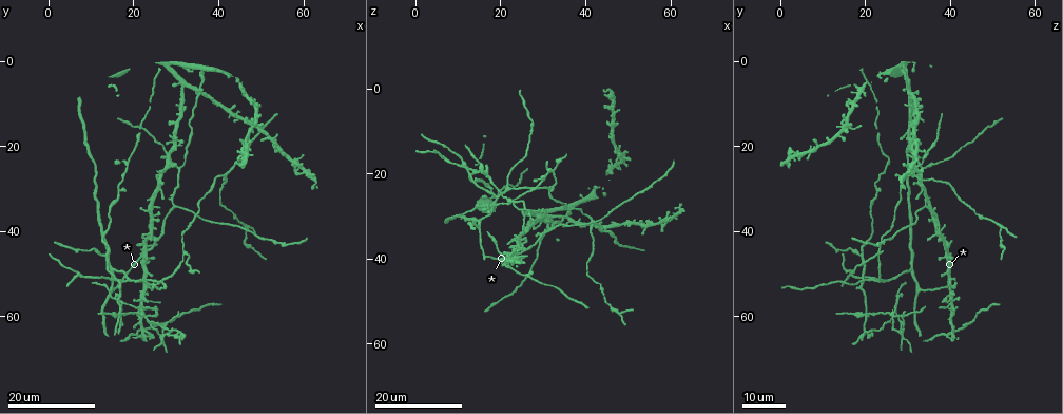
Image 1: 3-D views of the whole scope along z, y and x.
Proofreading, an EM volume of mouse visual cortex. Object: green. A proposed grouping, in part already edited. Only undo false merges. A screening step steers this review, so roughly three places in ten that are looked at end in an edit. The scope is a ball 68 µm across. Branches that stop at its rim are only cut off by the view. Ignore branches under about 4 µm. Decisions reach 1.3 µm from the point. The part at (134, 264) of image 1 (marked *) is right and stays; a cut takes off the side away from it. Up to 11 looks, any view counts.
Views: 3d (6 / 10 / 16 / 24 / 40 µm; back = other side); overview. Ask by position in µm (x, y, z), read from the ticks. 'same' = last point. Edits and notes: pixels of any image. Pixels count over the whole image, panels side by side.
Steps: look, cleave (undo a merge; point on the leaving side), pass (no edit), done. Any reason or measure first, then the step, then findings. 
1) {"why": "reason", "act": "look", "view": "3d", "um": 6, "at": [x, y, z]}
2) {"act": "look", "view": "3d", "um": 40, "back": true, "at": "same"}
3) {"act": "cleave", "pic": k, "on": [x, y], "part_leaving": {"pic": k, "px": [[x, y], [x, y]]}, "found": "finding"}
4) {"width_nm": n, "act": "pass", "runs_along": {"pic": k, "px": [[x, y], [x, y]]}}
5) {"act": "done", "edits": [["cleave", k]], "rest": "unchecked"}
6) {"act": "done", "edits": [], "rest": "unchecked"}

{"why": "calibre changes", "act": "look", "view": "3d", "um": 16, "at": [44.0, 36.5, 47.5]}

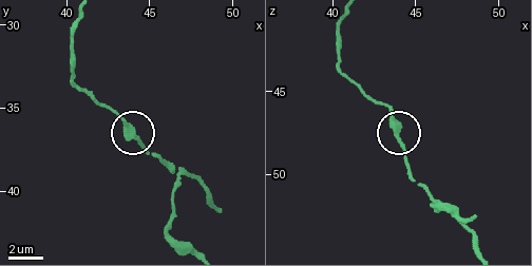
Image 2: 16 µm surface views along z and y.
{"why": "zoom in", "act": "look", "view": "3d", "um": 6, "at": "same"}

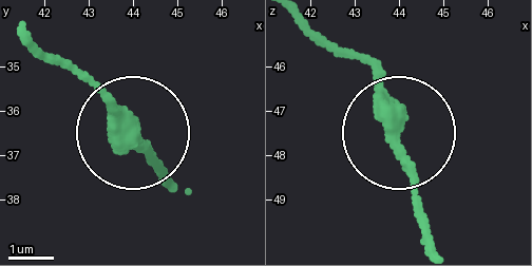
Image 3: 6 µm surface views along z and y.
{"act": "pass", "runs_along": {"pic": 3, "px": [[26, 35], [158, 168]]}, "found": "continuous, no second cell"}

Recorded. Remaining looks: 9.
{"why": "four or more arms meet", "act": "look", "view": "3d", "um": 24, "at": [17.0, 60.0, 20.5]}

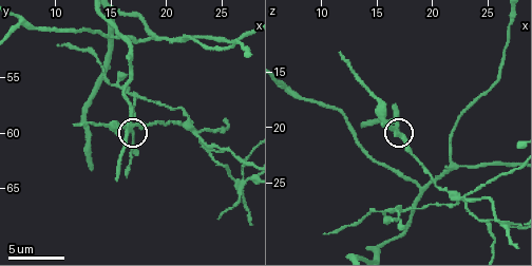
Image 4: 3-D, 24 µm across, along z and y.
{"act": "look", "view": "3d", "um": 10, "at": [17.0, 59.6, 20.8]}

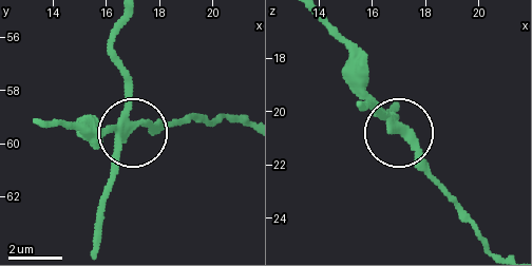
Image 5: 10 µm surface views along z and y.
{"width_nm": 260, "act": "cleave", "pic": 5, "on": [149, 126], "part_leaving": {"pic": 5, "px": [[121, 127], [242, 120]]}, "found": "a second cell is stuck on"}

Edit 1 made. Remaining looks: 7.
{"act": "look", "view": "overview"}

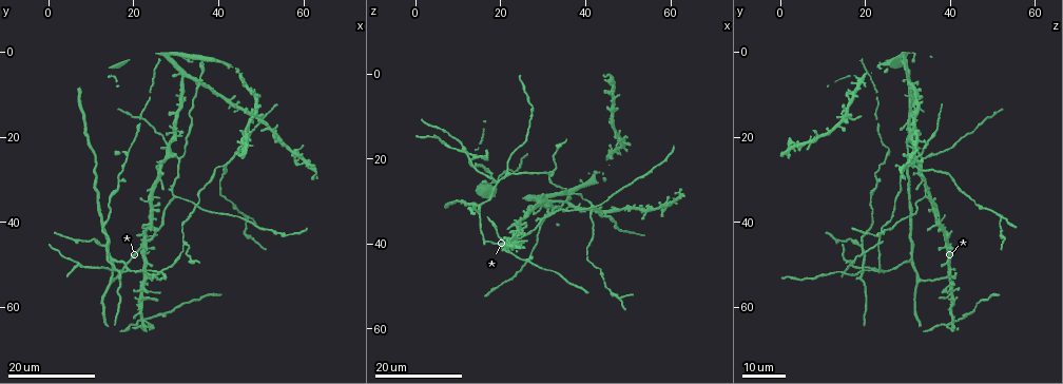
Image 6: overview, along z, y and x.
{"why": "side arm on a straight run", "act": "look", "view": "3d", "um": 24, "at": [12.5, 51.0, 20.0]}

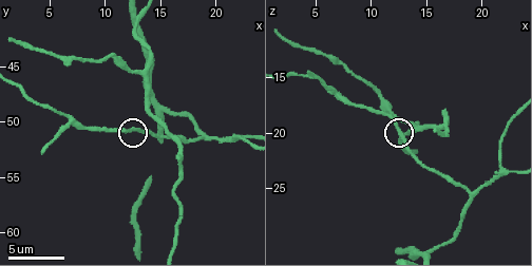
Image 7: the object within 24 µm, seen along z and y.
{"why": "closer look", "act": "look", "view": "3d", "um": 6, "at": [13.0, 50.6, 20.4]}

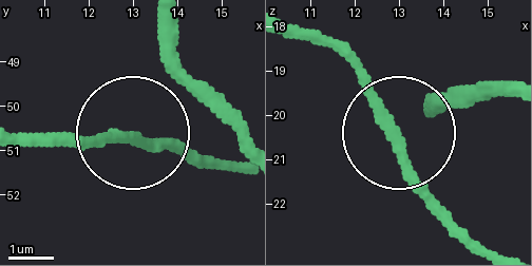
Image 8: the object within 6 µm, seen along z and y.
{"arms": 3, "act": "pass", "runs_along": {"pic": 8, "px": [[475, 239], [403, 148], [384, 102], [320, 38]]}, "found": "continuous, no second cell"}

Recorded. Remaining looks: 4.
{"why": "sudden change in width", "act": "look", "view": "3d", "um": 16, "at": [32.5, 39.5, 26.5]}

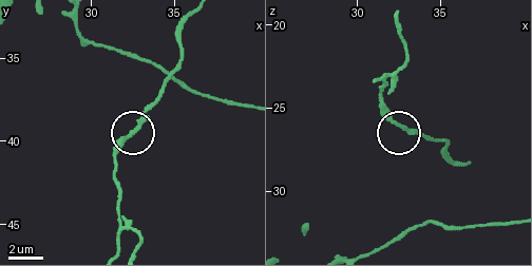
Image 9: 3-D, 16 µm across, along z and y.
{"act": "look", "view": "3d", "um": 10, "at": [32.4, 39.4, 25.9]}

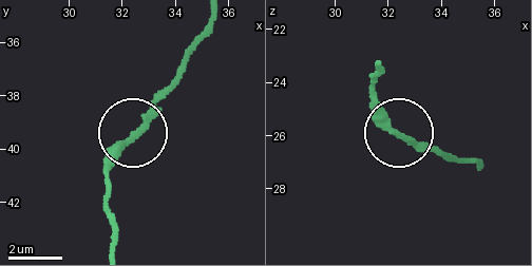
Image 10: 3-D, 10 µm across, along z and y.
{"width_nm": 240, "act": "pass", "found": "all the same cell"}

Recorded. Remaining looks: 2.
{"why": "arms part here", "act": "look", "view": "3d", "um": 24, "at": [30.0, 34.0, 34.5]}

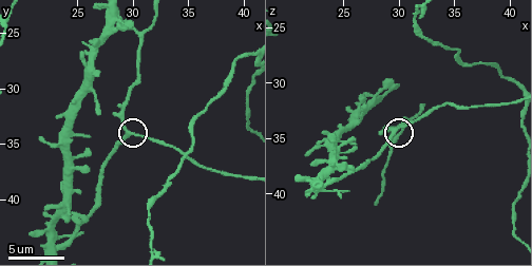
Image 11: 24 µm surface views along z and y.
{"act": "look", "view": "3d", "um": 6, "at": [29.4, 34.0, 34.4]}

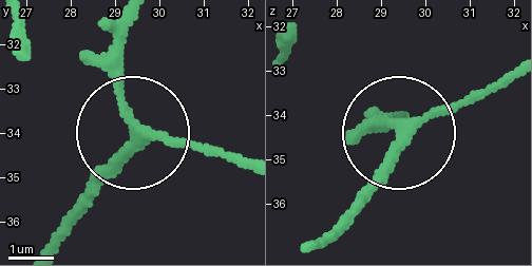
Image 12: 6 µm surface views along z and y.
{"act": "pass", "runs_along": {"pic": 12, "px": [[41, 248], [140, 135], [242, 157]]}, "found": "all the same cell"}

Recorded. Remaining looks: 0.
{"act": "done", "edits": [["cleave", 5]], "rest": "unchecked"}

